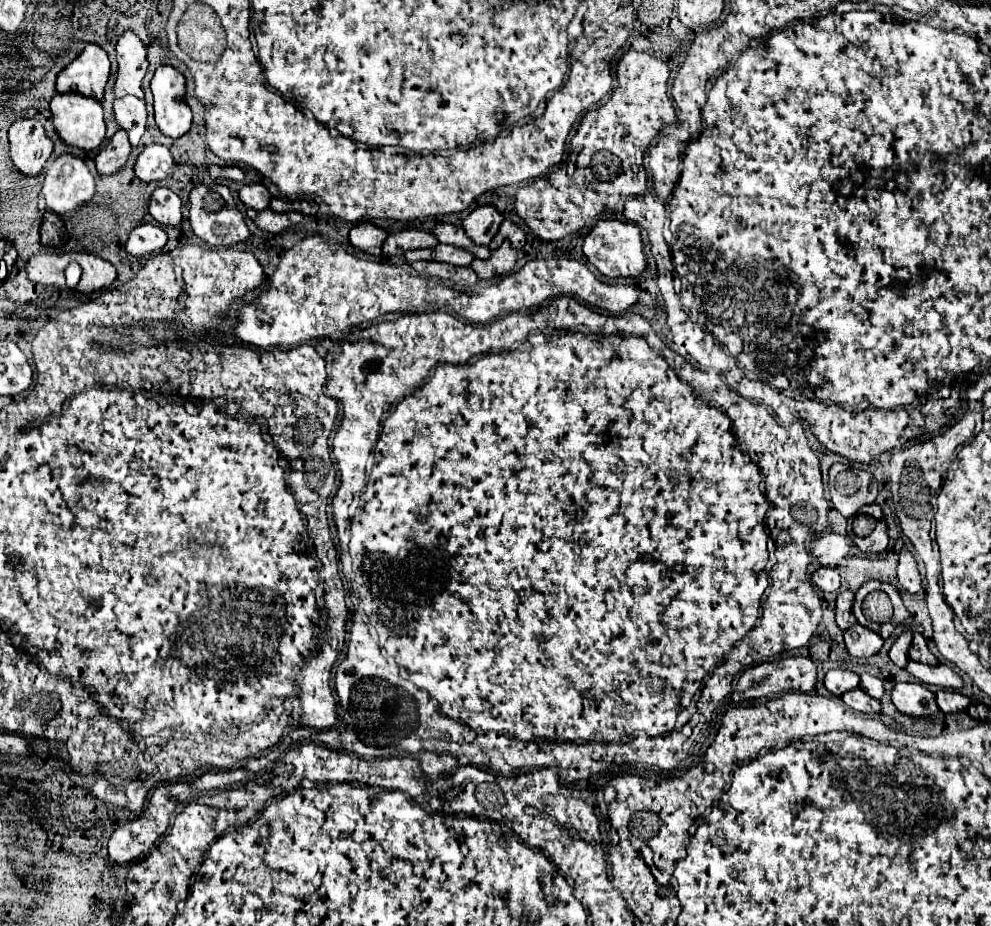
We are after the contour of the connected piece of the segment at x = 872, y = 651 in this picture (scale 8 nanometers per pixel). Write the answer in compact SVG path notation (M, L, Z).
M855 624L849 630L845 630L845 646L851 656L869 658L869 656L875 656L883 648L883 638L877 632L861 624Z

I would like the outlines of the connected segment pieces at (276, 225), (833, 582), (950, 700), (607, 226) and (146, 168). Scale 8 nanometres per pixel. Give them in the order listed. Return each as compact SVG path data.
M269 208L267 210L261 210L261 212L255 212L255 210L249 210L247 216L265 232L271 232L271 234L281 234L283 230L289 228L289 216L287 214L275 214L271 212Z
M819 568L813 572L813 584L823 592L837 592L839 590L839 574L831 568Z
M939 690L937 692L937 706L941 708L941 712L951 714L951 712L961 712L969 706L969 698L959 694L959 692L951 692L951 690Z
M609 220L609 222L597 222L593 230L587 234L583 242L583 254L587 260L607 278L639 278L647 268L647 254L641 238L641 230L633 224Z
M161 144L147 146L135 162L135 174L143 182L159 182L171 174L171 168L173 168L173 156L169 148Z

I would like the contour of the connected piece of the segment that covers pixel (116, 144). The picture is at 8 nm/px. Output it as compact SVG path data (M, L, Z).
M119 130L109 140L109 144L95 156L97 172L101 176L111 176L111 174L119 172L125 166L125 162L129 158L129 152L131 152L131 144L127 140L127 134L123 130Z

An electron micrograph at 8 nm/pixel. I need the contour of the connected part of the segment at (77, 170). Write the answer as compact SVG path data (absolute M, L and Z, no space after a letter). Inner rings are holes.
M63 154L45 172L43 196L57 216L77 210L95 194L95 180L79 156Z

